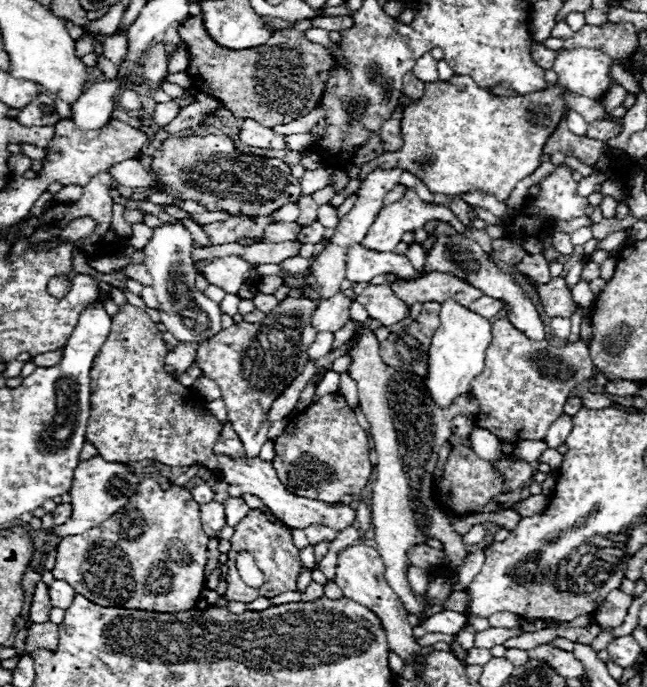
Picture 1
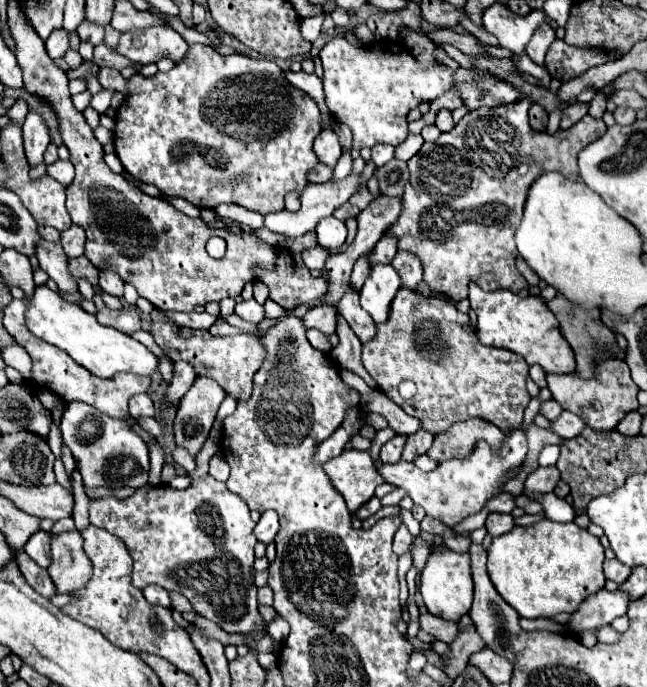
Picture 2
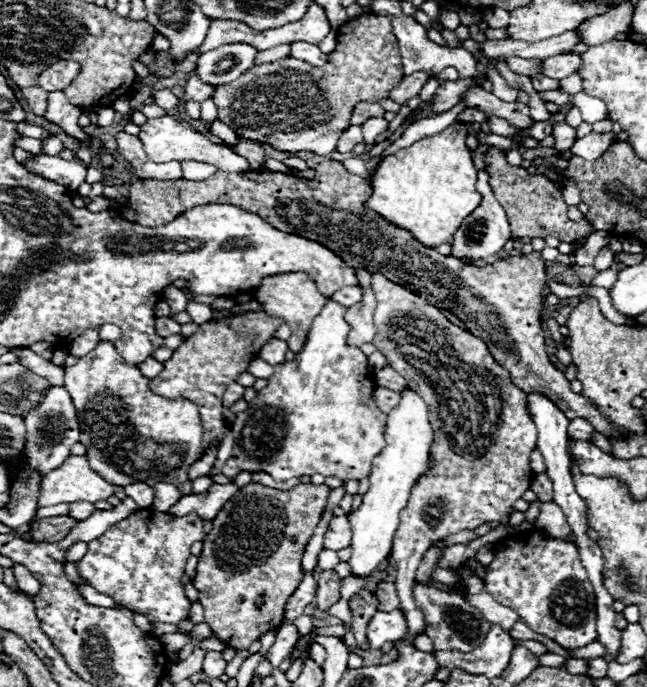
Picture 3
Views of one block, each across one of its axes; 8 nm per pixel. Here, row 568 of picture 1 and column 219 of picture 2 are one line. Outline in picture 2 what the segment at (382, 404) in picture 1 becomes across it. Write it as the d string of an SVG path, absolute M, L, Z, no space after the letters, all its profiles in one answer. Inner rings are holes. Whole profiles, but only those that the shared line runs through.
M196 378L194 386L184 394L176 412L176 444L188 448L190 454L196 456L210 434L216 412L224 398L226 392L218 382L212 382L210 378Z

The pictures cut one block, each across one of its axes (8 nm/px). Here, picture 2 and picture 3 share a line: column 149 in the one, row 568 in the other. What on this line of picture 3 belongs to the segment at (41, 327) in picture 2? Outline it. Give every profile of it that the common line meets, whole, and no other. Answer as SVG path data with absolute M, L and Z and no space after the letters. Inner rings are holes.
M408 388L400 404L388 412L388 424L386 424L386 448L382 454L378 454L372 462L370 470L370 490L362 496L362 506L356 512L350 512L350 528L352 528L352 556L348 560L352 576L368 578L380 560L388 558L392 548L392 538L398 528L398 514L406 506L410 488L416 482L416 478L426 470L428 466L428 450L432 442L432 426L428 420L428 406L426 402Z

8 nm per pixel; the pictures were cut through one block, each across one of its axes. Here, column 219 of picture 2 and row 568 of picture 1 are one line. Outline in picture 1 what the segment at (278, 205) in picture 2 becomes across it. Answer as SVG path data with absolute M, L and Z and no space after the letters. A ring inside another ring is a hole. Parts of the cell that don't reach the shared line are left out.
M146 478L138 484L134 500L102 522L102 526L96 526L86 534L66 536L60 540L52 574L54 578L70 582L78 594L100 606L148 612L184 612L196 606L200 592L204 590L208 540L210 538L204 534L200 522L200 506L190 498L188 490L176 486L162 490L152 478Z

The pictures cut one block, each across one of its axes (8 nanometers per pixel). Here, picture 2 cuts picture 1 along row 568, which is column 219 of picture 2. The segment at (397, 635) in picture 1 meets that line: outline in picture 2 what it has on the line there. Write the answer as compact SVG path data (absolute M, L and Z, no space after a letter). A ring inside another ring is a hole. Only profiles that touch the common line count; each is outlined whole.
M152 322L150 334L154 336L156 344L162 352L172 360L178 362L186 360L192 362L198 376L206 376L216 380L228 396L234 400L248 400L252 394L252 376L262 366L266 350L260 344L258 336L252 334L238 334L238 336L212 336L208 330L192 330L186 326L166 324L166 322Z

